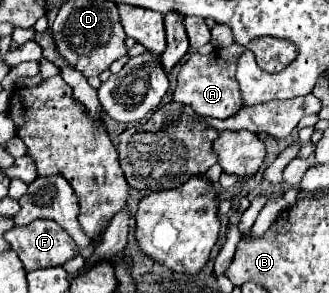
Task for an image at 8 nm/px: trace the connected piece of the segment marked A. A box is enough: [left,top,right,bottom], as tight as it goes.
[173,43,243,119]

